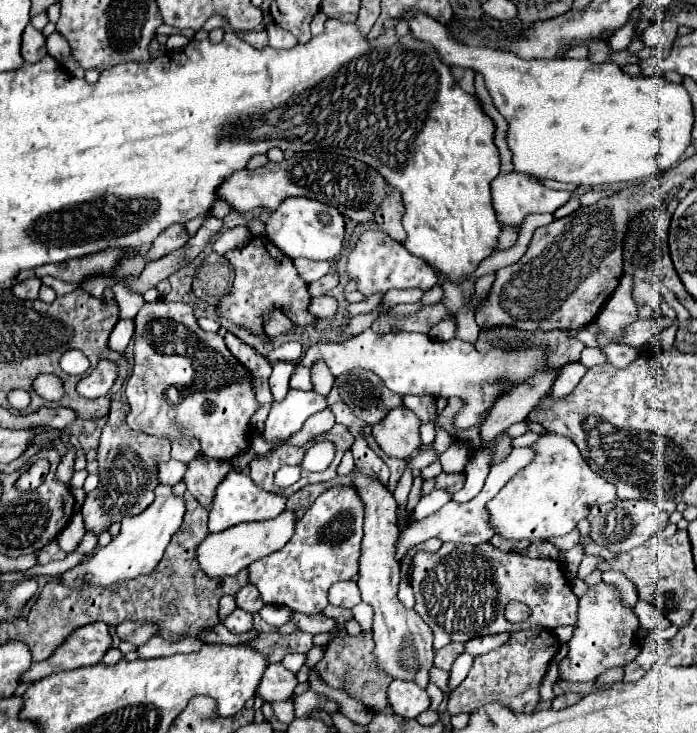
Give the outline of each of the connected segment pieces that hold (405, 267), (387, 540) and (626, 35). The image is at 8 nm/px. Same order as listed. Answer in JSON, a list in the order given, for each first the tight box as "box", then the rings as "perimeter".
[{"box":[348,228,438,298],"perimeter":[[[368,228],[358,236],[348,256],[348,276],[356,280],[364,298],[370,298],[372,294],[386,294],[390,288],[420,288],[426,292],[438,282],[436,272],[424,260],[412,256],[400,242],[378,228]]]},{"box":[354,472,434,688],"perimeter":[[[356,472],[354,486],[360,500],[366,506],[366,520],[364,520],[364,538],[362,538],[362,556],[360,556],[360,572],[358,572],[358,588],[362,592],[362,600],[374,608],[374,658],[376,668],[384,674],[400,680],[412,680],[418,686],[426,688],[428,672],[434,662],[434,648],[432,648],[432,630],[428,624],[414,612],[400,604],[396,598],[398,584],[400,584],[400,562],[396,560],[396,540],[398,532],[398,518],[396,518],[396,500],[394,496],[374,478]]]},{"box":[609,8,642,51],"perimeter":[[[636,8],[632,13],[632,18],[630,18],[630,22],[623,26],[622,28],[616,30],[616,32],[611,36],[609,43],[610,47],[614,51],[621,51],[628,48],[631,43],[631,36],[633,37],[634,28],[640,19],[642,12],[642,8]]]}]

